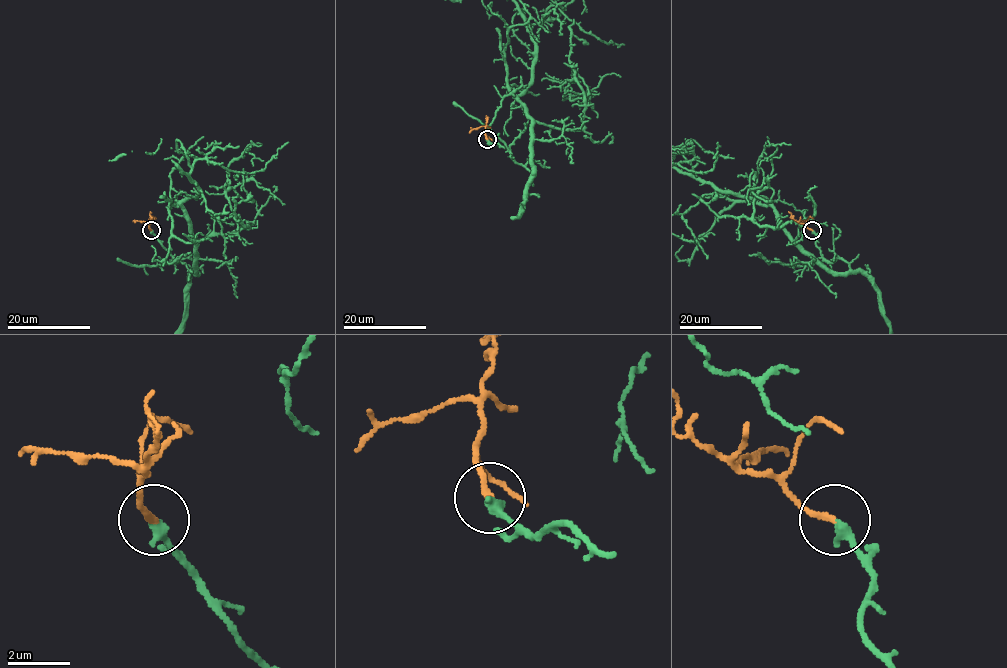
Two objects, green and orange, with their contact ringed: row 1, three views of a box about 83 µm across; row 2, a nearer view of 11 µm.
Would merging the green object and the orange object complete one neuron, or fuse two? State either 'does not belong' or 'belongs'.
belongs

